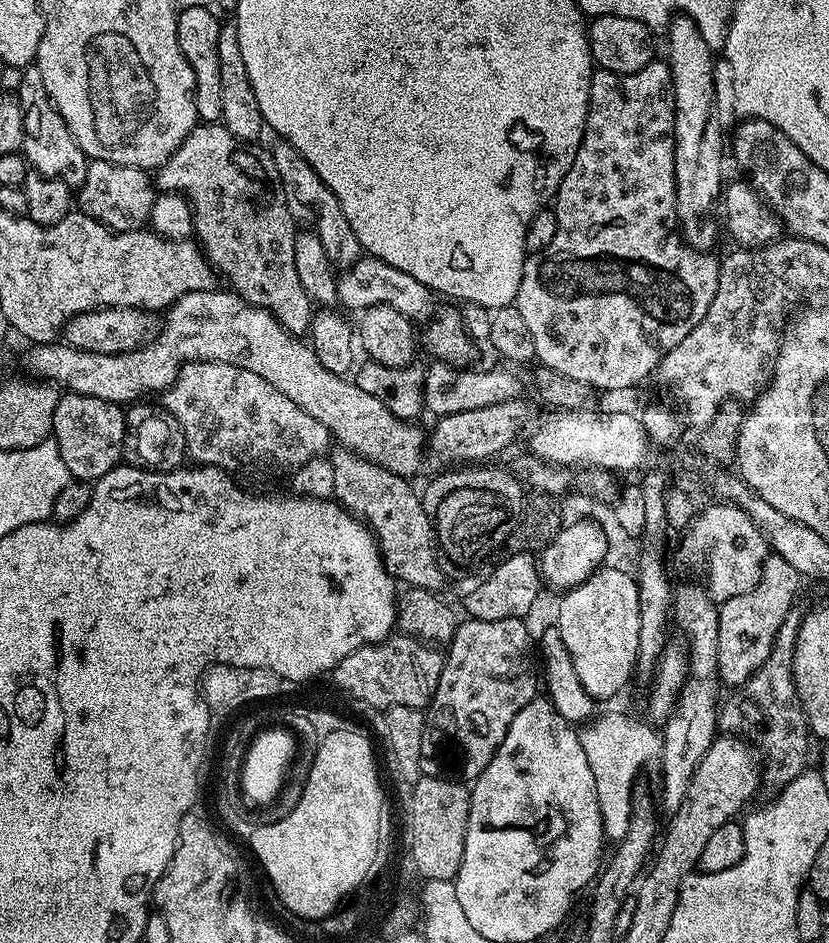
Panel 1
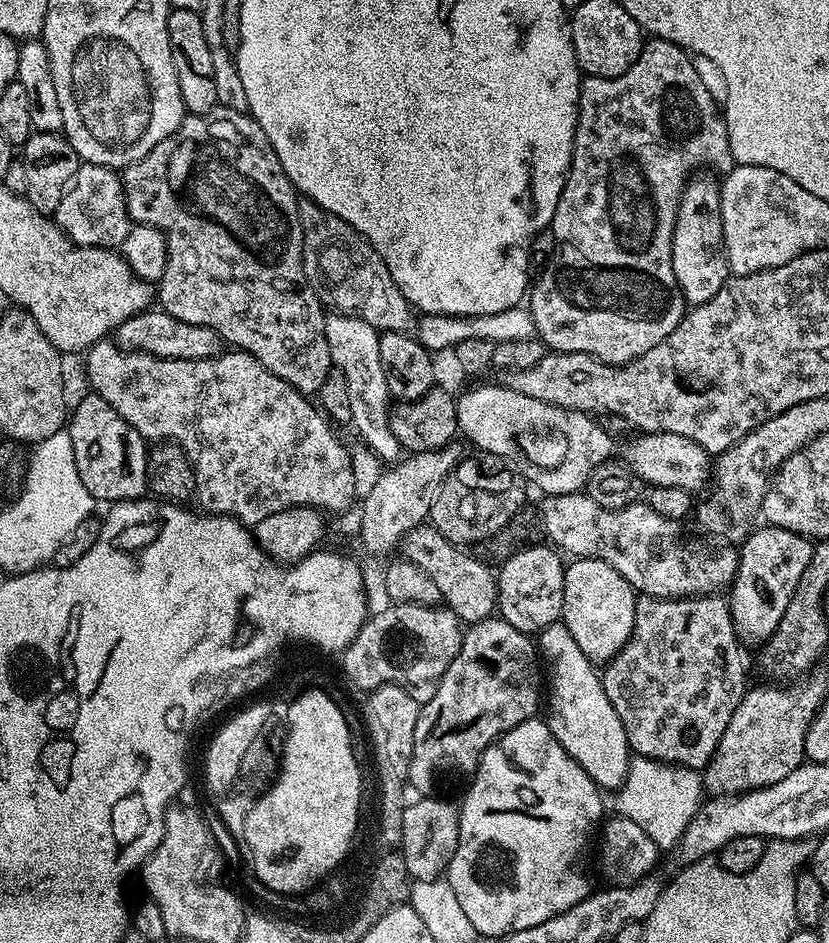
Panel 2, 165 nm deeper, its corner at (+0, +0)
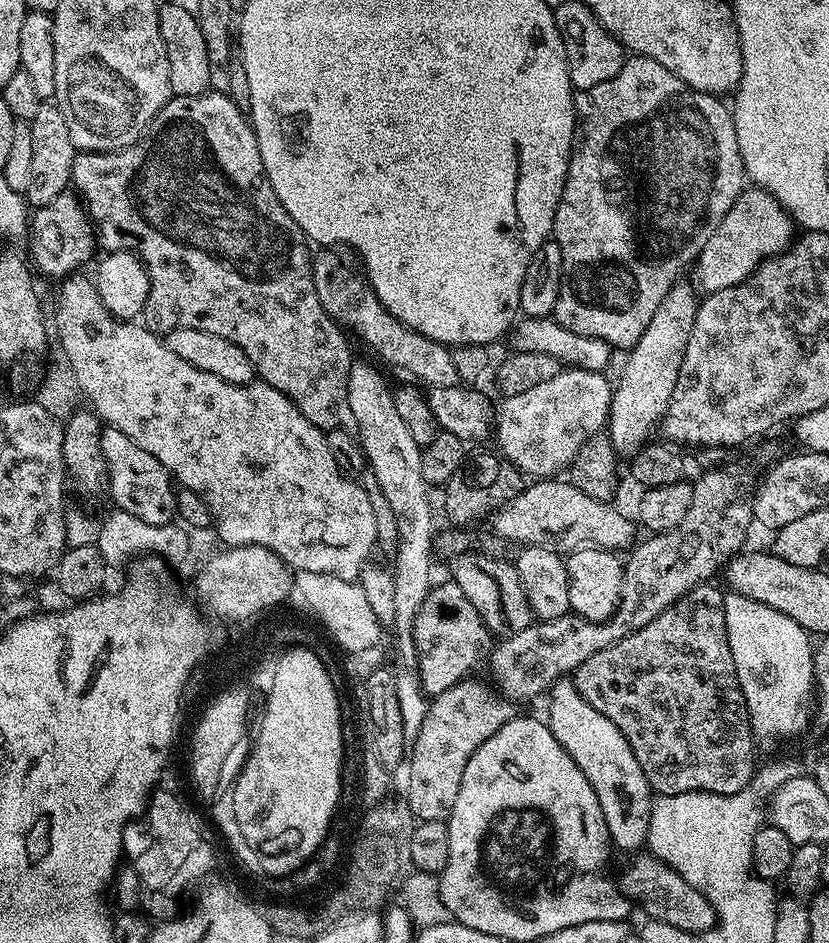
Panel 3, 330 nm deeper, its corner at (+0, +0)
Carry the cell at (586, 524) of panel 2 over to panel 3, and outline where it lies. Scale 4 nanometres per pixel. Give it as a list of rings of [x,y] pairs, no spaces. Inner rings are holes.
[[[540,478],[529,483],[518,498],[499,508],[491,517],[490,528],[502,538],[510,538],[521,546],[545,548],[561,554],[577,552],[579,548],[627,549],[633,543],[632,535],[637,525],[632,525],[612,507],[611,503],[596,501],[560,478]]]

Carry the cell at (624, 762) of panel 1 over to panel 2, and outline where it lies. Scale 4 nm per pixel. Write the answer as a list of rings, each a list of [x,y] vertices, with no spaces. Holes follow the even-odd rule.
[[[636,756],[629,761],[628,777],[617,791],[617,811],[645,830],[657,847],[672,848],[699,812],[704,800],[702,794],[703,779],[695,769]]]

